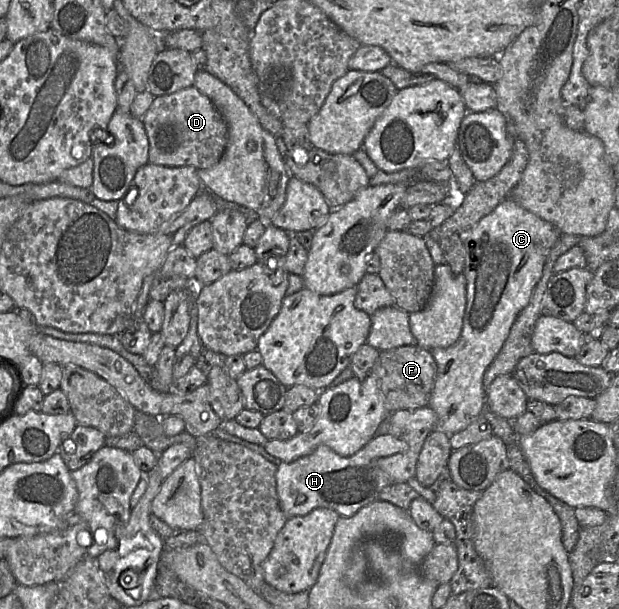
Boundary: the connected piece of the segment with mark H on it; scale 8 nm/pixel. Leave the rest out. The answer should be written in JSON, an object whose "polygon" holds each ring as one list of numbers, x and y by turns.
{"polygon":[[390,435,373,437,363,448,351,456,341,456,326,445,319,445,311,454,298,458,293,462,281,462,276,470,276,489,280,507,287,518,305,516,316,508,328,508,340,516,350,517,365,505,378,499,379,493,391,481,388,476,376,466,376,460,407,450,407,444]]}

